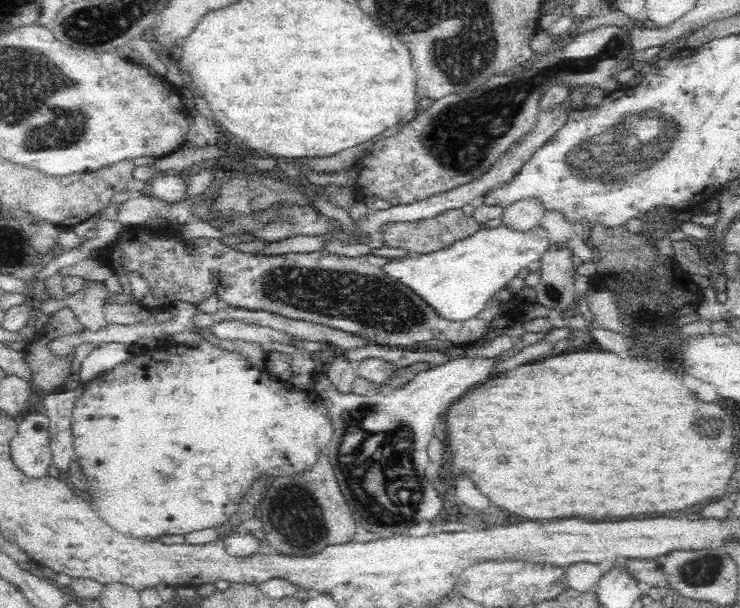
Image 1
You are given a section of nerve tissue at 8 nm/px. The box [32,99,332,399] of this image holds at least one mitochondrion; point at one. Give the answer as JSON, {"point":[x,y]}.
{"point":[271,220]}

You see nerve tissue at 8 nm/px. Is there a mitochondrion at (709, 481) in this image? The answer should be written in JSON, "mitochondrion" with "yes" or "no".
{"mitochondrion":"no"}

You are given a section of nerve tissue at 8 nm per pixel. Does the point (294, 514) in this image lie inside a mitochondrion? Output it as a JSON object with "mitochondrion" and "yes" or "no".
{"mitochondrion":"yes"}

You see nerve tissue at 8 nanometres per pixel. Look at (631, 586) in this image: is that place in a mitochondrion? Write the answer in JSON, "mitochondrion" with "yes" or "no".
{"mitochondrion":"no"}

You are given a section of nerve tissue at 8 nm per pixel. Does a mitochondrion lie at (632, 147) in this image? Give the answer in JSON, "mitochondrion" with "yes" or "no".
{"mitochondrion":"yes"}

